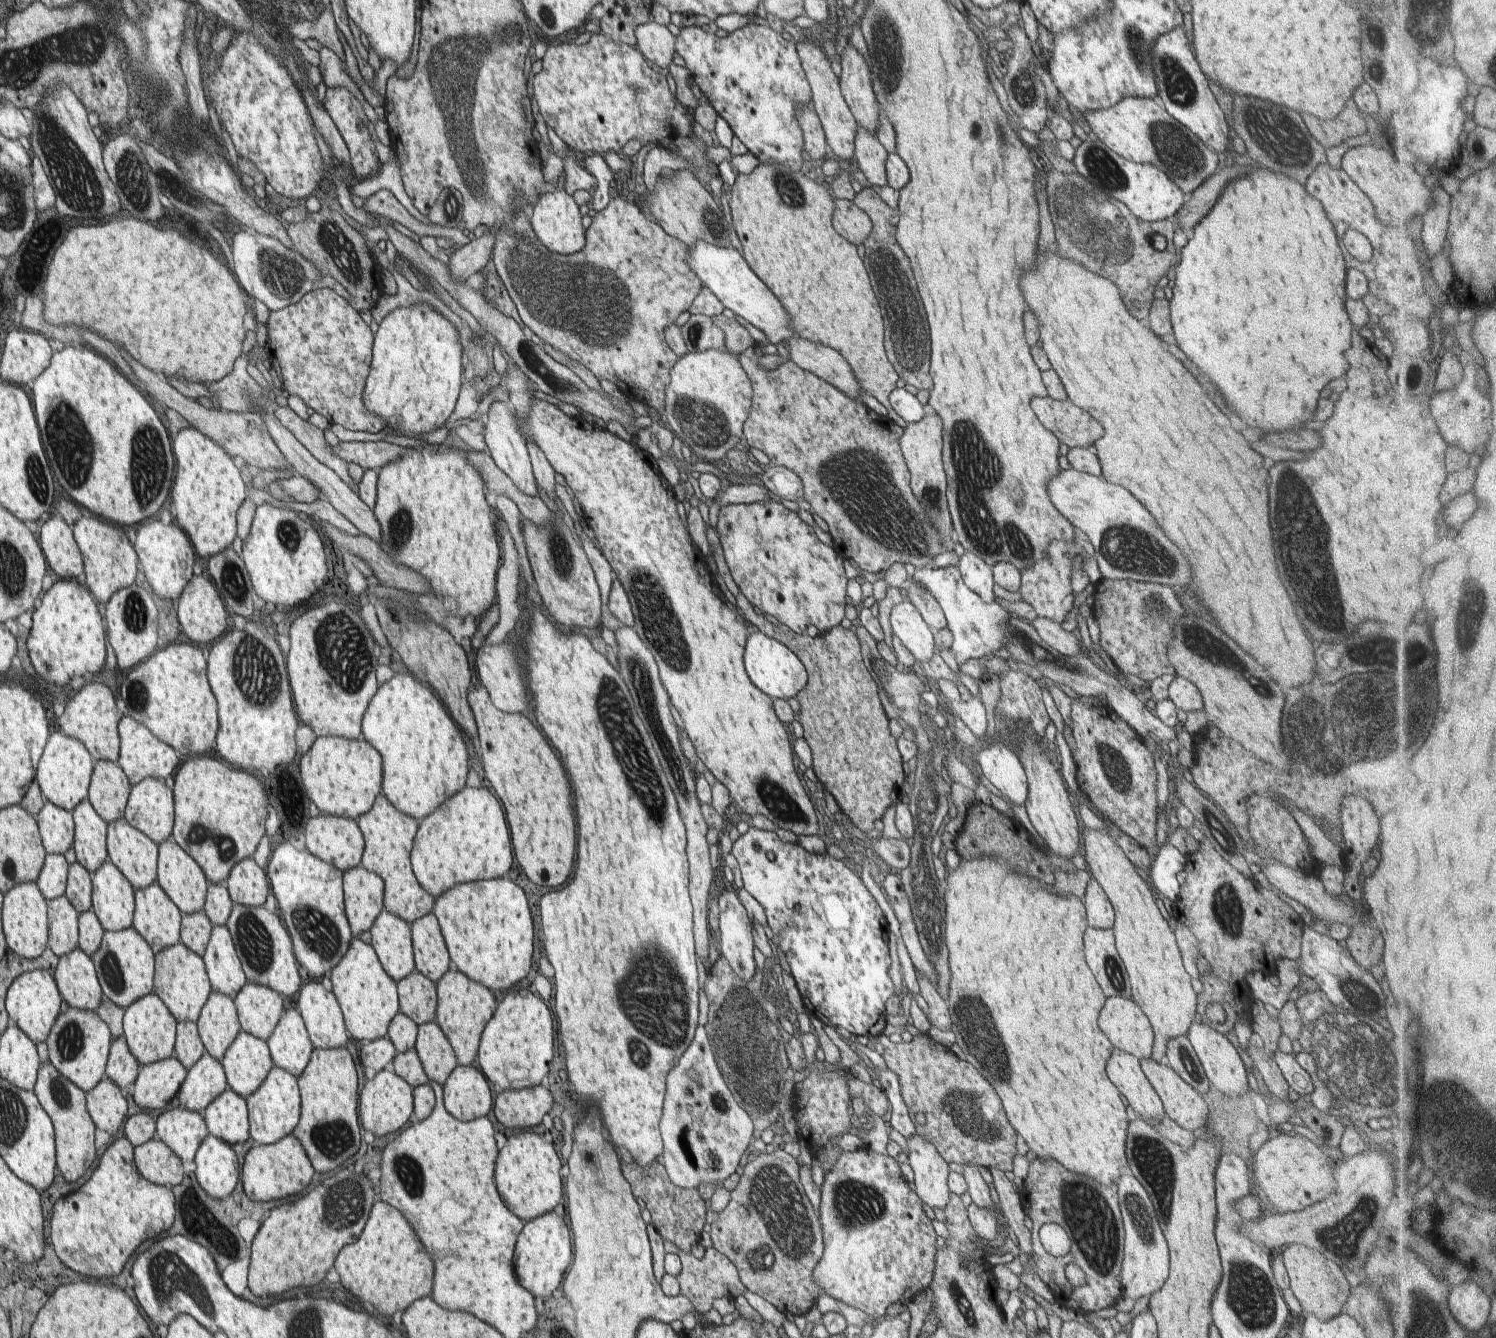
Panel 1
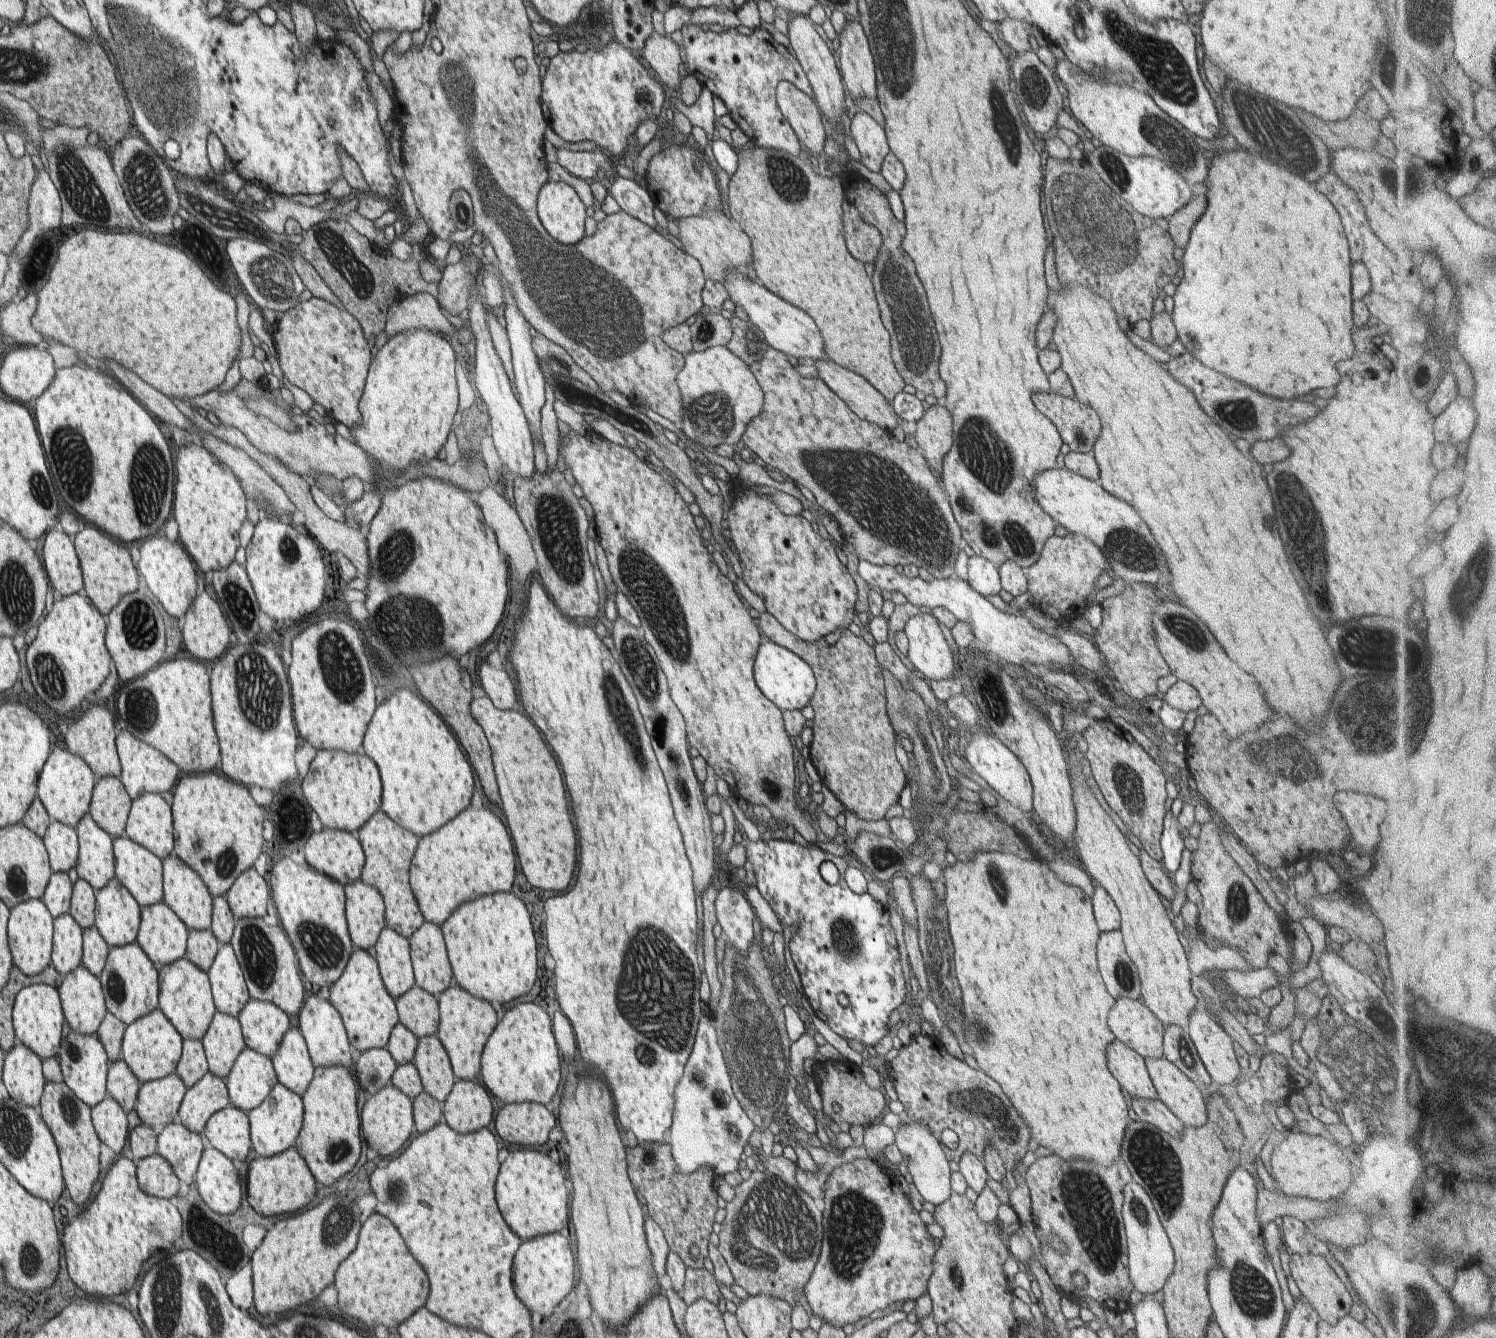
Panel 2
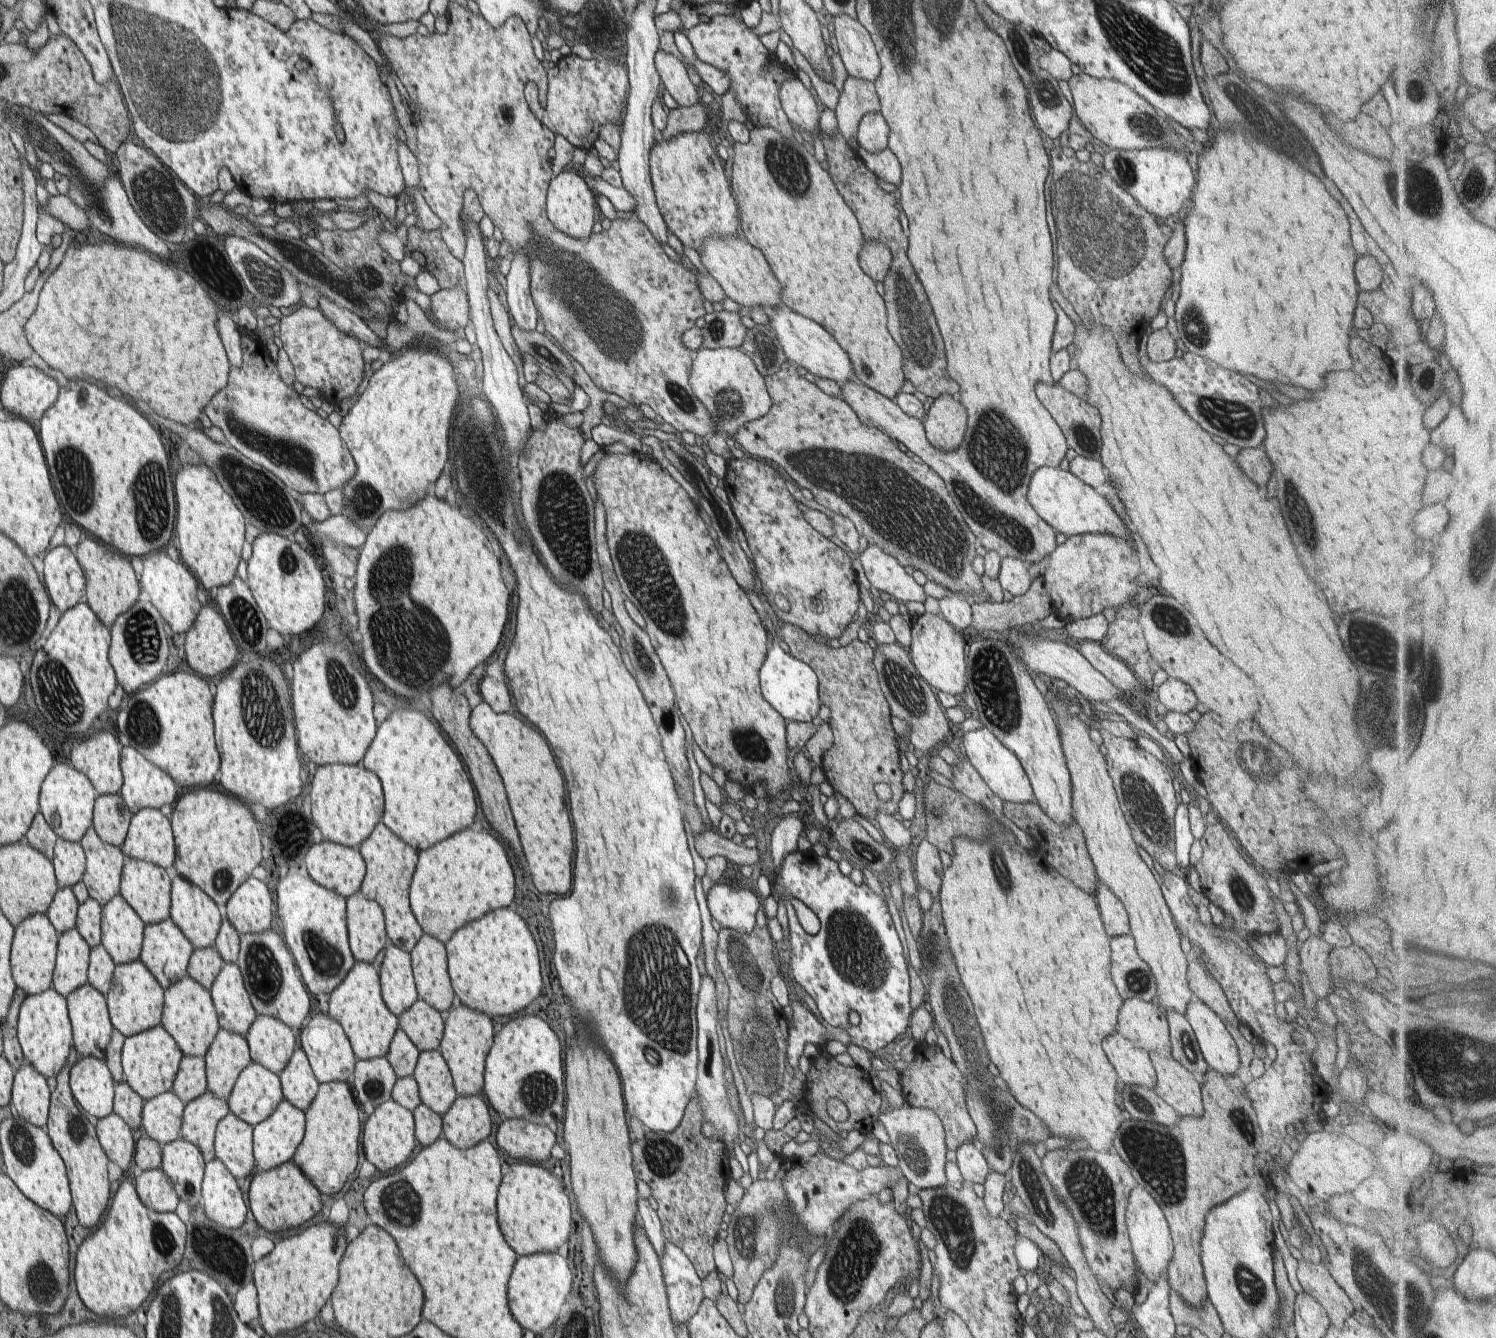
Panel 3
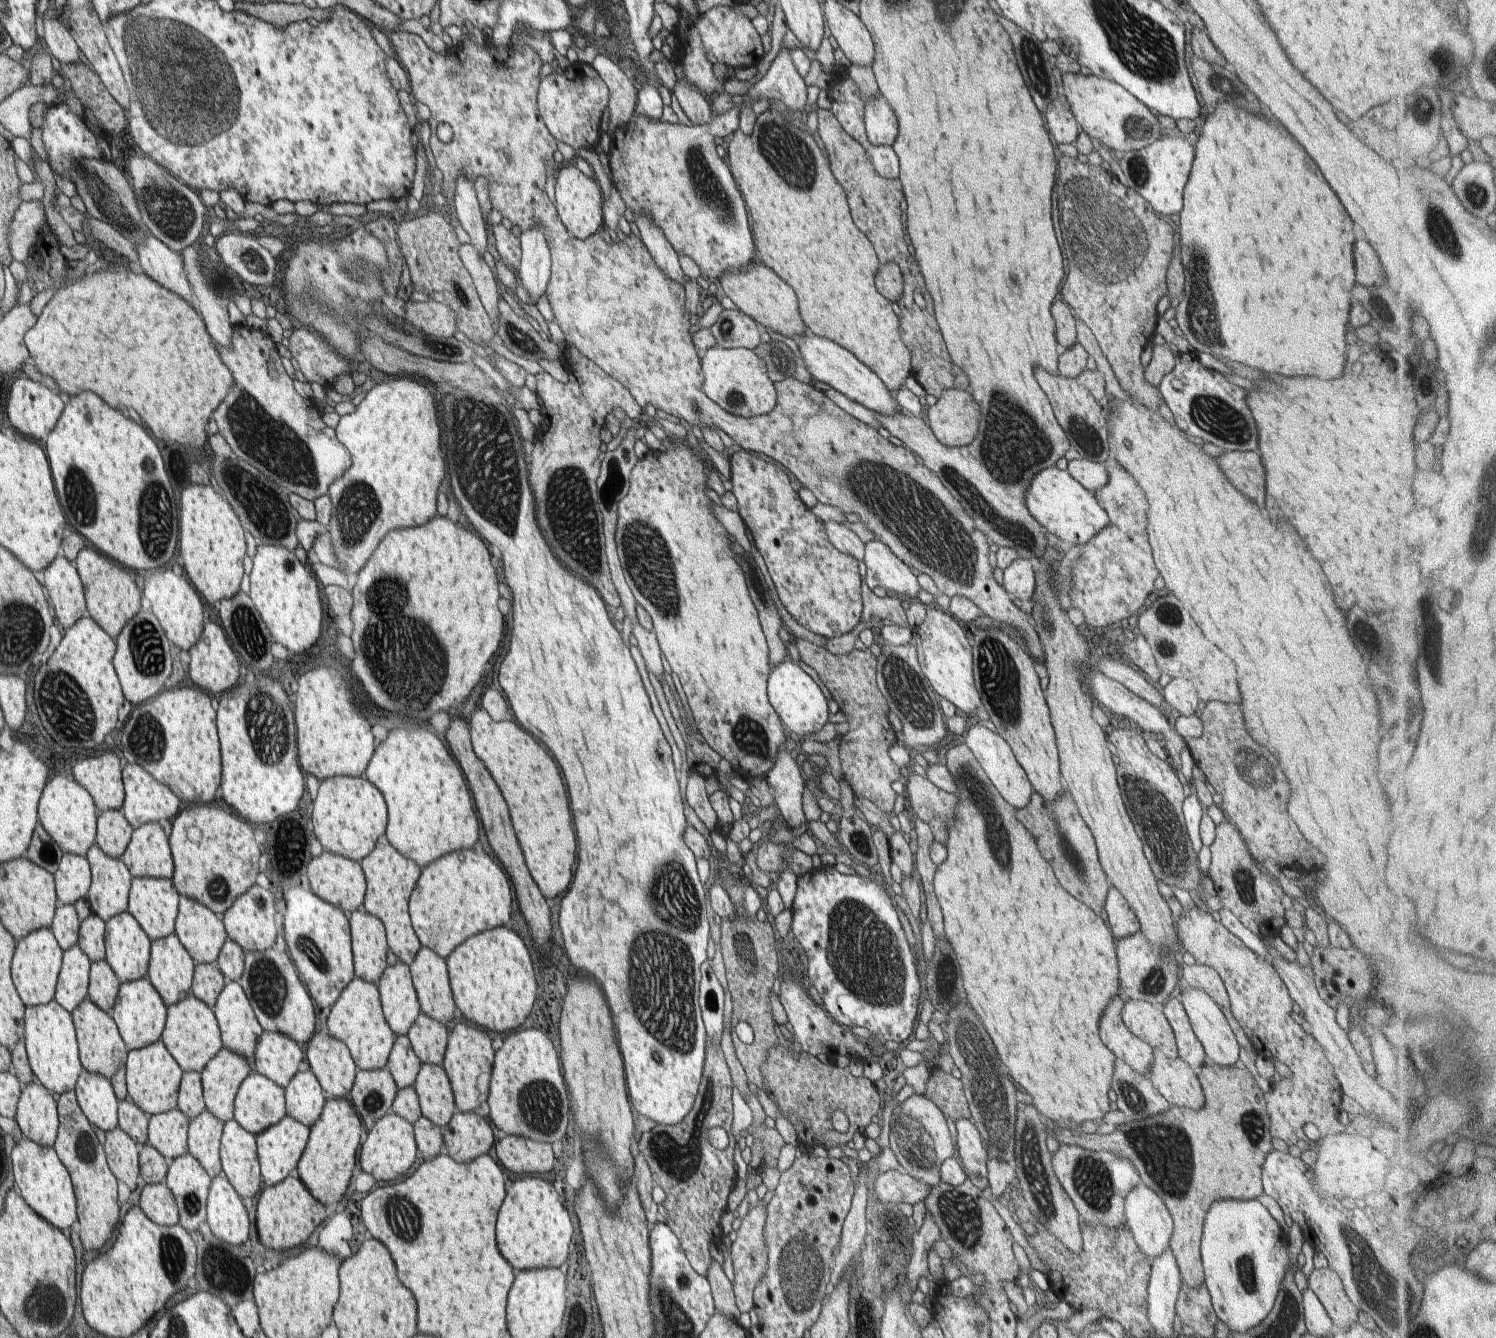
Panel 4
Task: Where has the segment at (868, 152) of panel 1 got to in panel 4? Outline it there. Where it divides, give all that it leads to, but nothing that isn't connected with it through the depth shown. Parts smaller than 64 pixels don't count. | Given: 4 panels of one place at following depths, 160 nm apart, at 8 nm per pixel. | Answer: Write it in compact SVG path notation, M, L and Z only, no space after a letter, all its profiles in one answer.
M882 94L868 97L865 102L865 131L869 141L875 145L894 144L898 134L898 120L892 106Z

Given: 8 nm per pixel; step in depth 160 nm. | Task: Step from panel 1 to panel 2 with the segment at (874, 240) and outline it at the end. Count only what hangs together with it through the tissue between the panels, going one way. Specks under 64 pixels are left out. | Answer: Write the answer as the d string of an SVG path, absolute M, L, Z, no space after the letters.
M844 170L841 174L845 199L858 208L860 218L878 228L882 236L882 247L874 262L872 284L874 286L881 320L890 334L890 351L896 371L916 391L933 395L939 401L946 395L946 386L939 376L940 342L934 328L934 320L928 308L926 292L916 276L914 262L902 250L902 238L906 236L904 224L898 222L892 213L886 195L859 174Z

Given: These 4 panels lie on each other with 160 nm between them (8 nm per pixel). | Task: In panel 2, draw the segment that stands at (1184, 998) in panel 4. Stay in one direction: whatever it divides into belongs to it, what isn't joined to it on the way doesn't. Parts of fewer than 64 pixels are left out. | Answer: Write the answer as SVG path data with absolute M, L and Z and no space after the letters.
M1201 1006L1190 1014L1187 1029L1211 1081L1230 1090L1232 1082L1242 1074L1234 1052L1236 1042Z

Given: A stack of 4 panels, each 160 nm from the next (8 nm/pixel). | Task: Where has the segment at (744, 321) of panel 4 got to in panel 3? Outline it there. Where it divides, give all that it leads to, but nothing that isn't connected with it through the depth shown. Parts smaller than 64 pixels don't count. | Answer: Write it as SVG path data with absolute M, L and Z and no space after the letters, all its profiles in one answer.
M725 310L705 313L703 318L706 324L701 328L704 348L740 348L745 341L748 330L740 317L738 312Z

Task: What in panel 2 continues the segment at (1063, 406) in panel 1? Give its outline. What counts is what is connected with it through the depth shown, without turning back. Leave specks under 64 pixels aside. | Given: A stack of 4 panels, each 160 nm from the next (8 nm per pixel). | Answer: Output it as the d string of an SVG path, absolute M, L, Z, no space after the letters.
M1036 392L1032 402L1048 418L1071 451L1088 453L1102 432L1101 421L1086 404L1051 392Z

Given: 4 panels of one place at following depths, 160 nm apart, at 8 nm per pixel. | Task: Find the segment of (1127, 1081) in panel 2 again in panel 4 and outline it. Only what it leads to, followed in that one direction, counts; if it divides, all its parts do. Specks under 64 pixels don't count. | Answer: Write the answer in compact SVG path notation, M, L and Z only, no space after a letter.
M1118 994L1106 1006L1099 1022L1099 1035L1102 1042L1138 1073L1148 1075L1153 1064L1154 1049L1138 1038L1124 1024L1122 1018L1125 1001Z

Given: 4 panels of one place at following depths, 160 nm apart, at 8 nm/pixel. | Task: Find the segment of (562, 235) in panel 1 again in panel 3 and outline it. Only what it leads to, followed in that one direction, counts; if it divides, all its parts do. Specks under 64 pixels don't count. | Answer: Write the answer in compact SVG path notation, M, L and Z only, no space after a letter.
M572 167L560 170L554 177L548 192L548 215L550 222L554 223L559 231L571 236L572 238L588 238L594 226L594 210L596 210L596 197L592 189L583 179L581 172Z

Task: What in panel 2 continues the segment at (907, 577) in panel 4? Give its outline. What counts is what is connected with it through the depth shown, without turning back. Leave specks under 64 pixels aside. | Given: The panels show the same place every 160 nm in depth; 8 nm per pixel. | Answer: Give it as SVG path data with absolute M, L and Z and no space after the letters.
M860 559L858 574L868 583L871 589L878 592L900 592L908 602L916 606L928 606L930 609L937 607L946 608L957 621L967 623L971 626L974 640L970 642L967 653L981 653L1000 659L1004 664L1012 663L1022 667L1022 664L1033 664L1049 668L1056 673L1072 673L1076 660L1072 658L1070 650L1066 648L1052 631L1034 628L1030 620L1024 615L1005 613L995 608L986 598L976 593L966 580L957 575L948 578L935 578L925 581L922 578L907 578L904 574L892 572L893 568L888 566L874 566L873 563Z

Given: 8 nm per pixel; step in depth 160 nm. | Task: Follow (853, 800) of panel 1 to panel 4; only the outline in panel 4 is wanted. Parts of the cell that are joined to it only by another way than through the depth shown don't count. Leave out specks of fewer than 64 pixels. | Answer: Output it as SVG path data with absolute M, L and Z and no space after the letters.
M795 637L794 642L804 664L810 665L821 678L851 724L847 734L840 736L839 757L844 779L858 798L873 802L880 810L892 812L897 793L892 784L905 776L906 770L900 768L888 755L888 750L896 744L895 732L888 723L889 706L877 685L877 656L869 648L864 651L852 650L847 655L835 655L823 646Z

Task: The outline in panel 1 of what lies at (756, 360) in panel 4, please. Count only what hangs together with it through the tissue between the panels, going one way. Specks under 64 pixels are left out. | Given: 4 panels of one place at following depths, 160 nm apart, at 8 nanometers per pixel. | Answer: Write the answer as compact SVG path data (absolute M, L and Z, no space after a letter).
M718 349L688 352L678 359L669 375L671 381L665 390L665 411L662 414L664 422L674 432L675 437L688 445L701 462L716 463L726 460L726 452L739 445L744 423L753 405L753 384L748 379L739 357Z

